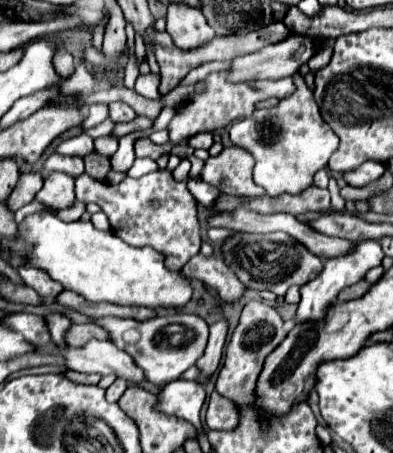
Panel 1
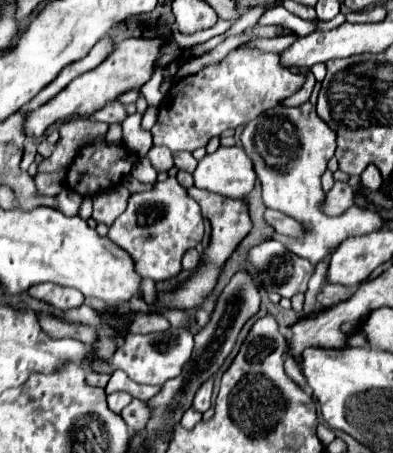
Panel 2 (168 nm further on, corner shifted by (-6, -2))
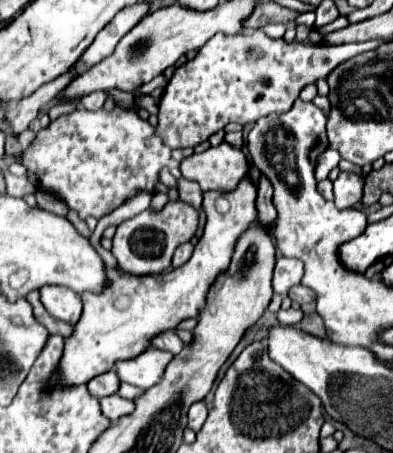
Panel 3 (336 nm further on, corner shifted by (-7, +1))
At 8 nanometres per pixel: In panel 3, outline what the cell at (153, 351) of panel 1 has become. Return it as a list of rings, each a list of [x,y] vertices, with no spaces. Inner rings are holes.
[[[151,347],[135,359],[119,361],[115,367],[117,367],[117,373],[123,383],[135,385],[139,389],[149,389],[155,383],[159,383],[163,369],[167,367],[169,361],[171,361],[171,353],[163,353],[155,347]]]

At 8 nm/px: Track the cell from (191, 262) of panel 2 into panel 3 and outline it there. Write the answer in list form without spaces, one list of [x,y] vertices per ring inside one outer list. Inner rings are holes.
[[[183,243],[183,245],[179,245],[179,247],[175,249],[175,253],[173,253],[171,265],[173,265],[173,267],[181,267],[181,265],[191,257],[191,253],[193,253],[193,243]]]

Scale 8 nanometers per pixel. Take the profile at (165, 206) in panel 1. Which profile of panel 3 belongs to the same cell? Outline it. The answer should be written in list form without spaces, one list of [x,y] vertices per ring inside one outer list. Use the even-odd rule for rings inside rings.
[[[169,201],[161,211],[143,211],[133,219],[123,221],[117,227],[117,233],[113,237],[113,249],[111,253],[115,255],[117,263],[121,265],[121,269],[125,269],[127,273],[133,275],[153,275],[153,273],[161,273],[171,265],[171,257],[173,251],[189,241],[195,235],[197,229],[197,211],[191,209],[191,205],[183,205],[183,201]]]

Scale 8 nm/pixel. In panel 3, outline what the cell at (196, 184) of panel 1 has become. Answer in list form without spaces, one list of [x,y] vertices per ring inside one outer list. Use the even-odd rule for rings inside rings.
[[[243,177],[239,181],[239,185],[229,193],[219,193],[219,191],[203,193],[203,211],[207,215],[205,229],[203,229],[201,241],[197,241],[195,251],[185,265],[165,271],[165,273],[159,273],[159,275],[143,275],[143,277],[131,275],[131,273],[123,271],[121,267],[105,267],[107,281],[109,281],[107,289],[103,289],[101,293],[91,293],[91,291],[81,293],[83,315],[81,315],[79,323],[75,325],[73,333],[65,339],[65,349],[63,349],[61,361],[57,365],[59,373],[55,373],[51,377],[51,381],[49,381],[51,387],[75,387],[75,385],[89,383],[93,377],[111,371],[117,361],[133,359],[133,357],[141,355],[143,351],[147,351],[151,347],[151,339],[155,335],[159,335],[167,329],[175,329],[183,319],[199,315],[199,309],[203,307],[203,301],[205,301],[207,289],[211,287],[211,281],[215,281],[215,277],[219,273],[223,273],[223,269],[227,269],[239,235],[243,231],[247,231],[249,225],[257,219],[255,217],[255,185],[253,185],[253,181],[249,177]]]

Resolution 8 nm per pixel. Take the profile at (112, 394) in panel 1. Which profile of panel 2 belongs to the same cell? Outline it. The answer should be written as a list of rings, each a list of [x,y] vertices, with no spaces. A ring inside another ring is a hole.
[[[112,392],[112,394],[108,394],[108,406],[118,414],[130,404],[130,400],[132,400],[132,396],[128,392]]]

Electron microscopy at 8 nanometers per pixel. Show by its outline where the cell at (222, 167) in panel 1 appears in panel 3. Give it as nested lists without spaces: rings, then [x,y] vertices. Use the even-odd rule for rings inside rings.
[[[227,141],[185,157],[179,169],[185,179],[197,181],[203,191],[231,191],[249,171],[241,149],[231,147]]]

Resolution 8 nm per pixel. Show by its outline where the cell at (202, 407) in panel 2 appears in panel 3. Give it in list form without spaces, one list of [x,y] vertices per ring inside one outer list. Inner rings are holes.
[[[195,403],[195,405],[191,405],[191,409],[189,409],[189,419],[187,419],[187,427],[197,433],[197,431],[203,427],[205,419],[207,419],[207,407],[205,407],[205,403]]]

